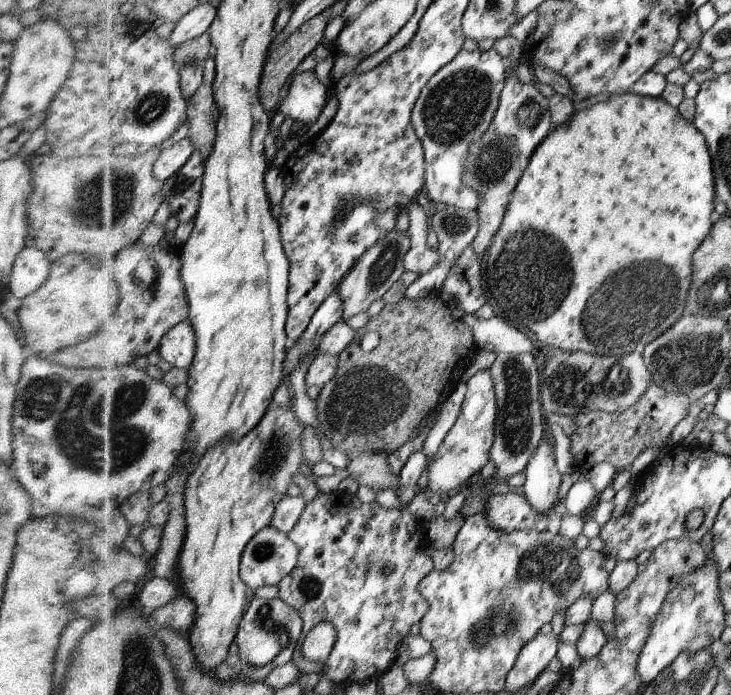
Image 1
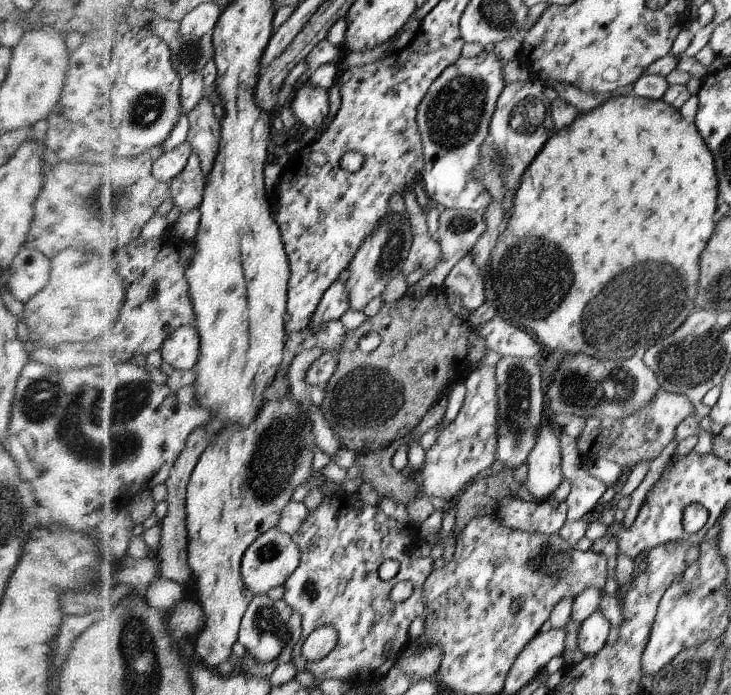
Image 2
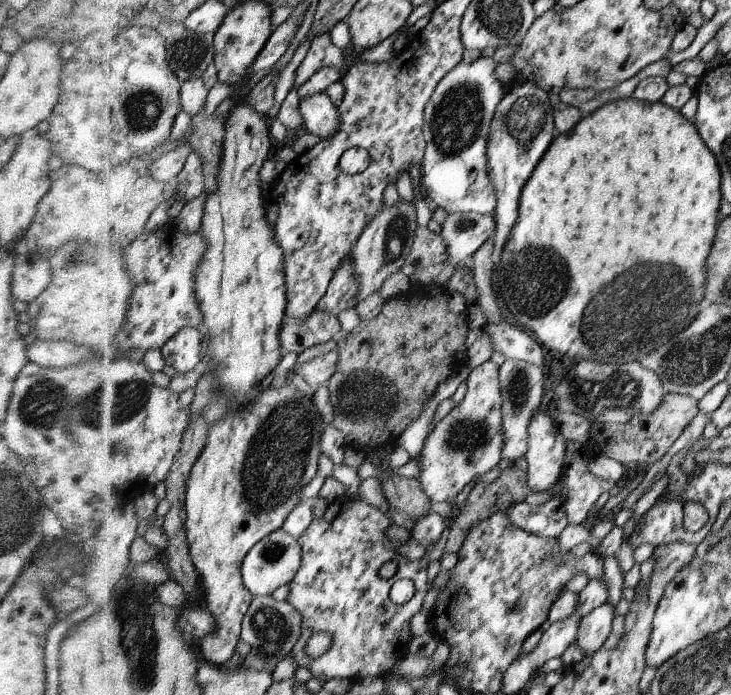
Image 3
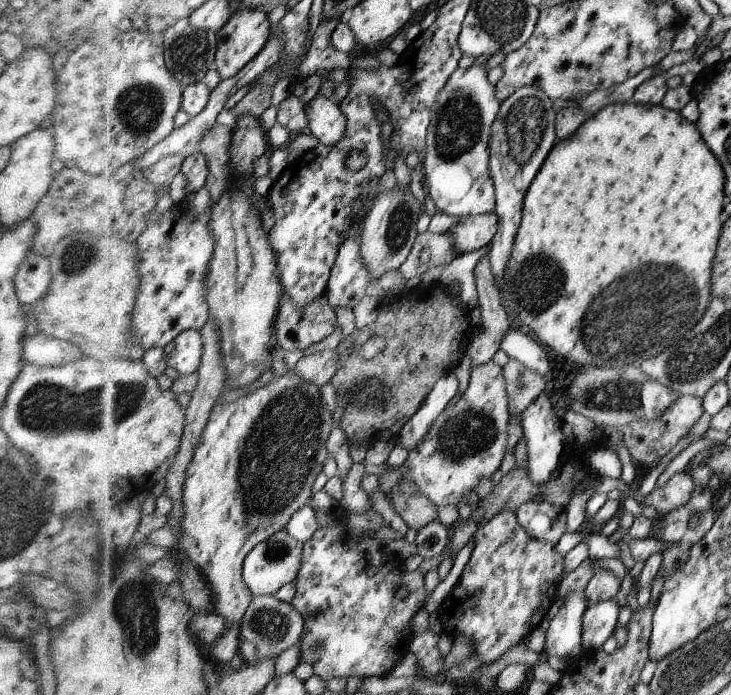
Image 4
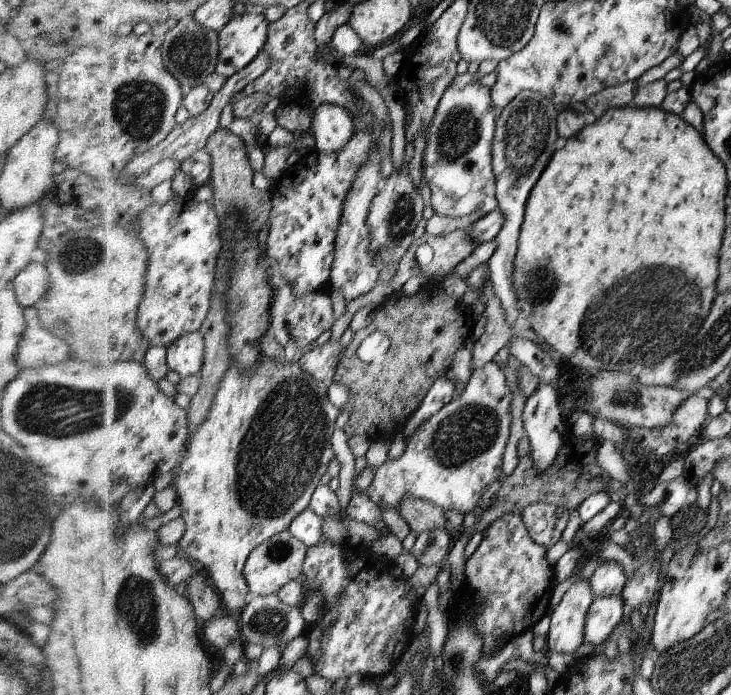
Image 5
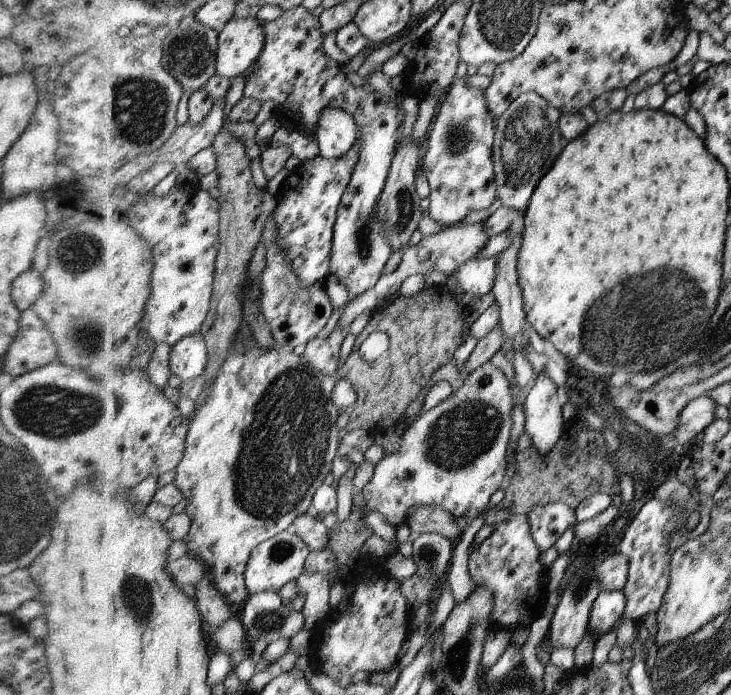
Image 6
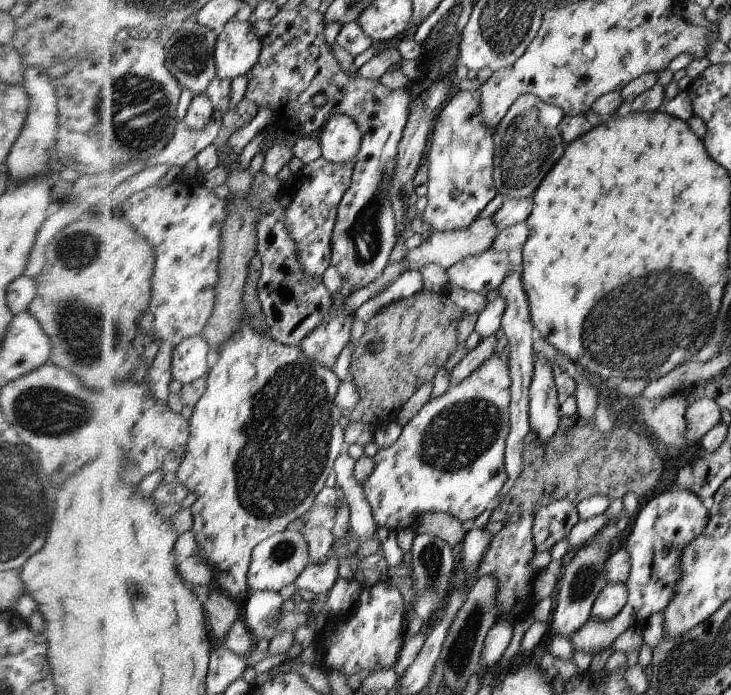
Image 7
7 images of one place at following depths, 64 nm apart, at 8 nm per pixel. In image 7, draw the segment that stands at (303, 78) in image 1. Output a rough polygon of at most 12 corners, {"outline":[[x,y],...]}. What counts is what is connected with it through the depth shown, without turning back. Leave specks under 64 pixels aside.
{"outline":[[333,116],[321,130],[323,156],[349,163],[364,143],[350,116]]}

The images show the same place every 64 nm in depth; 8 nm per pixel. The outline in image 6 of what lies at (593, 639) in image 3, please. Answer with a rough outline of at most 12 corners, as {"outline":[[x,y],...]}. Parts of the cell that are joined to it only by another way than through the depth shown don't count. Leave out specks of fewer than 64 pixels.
{"outline":[[602,591],[588,631],[598,640],[625,612],[624,591]]}

